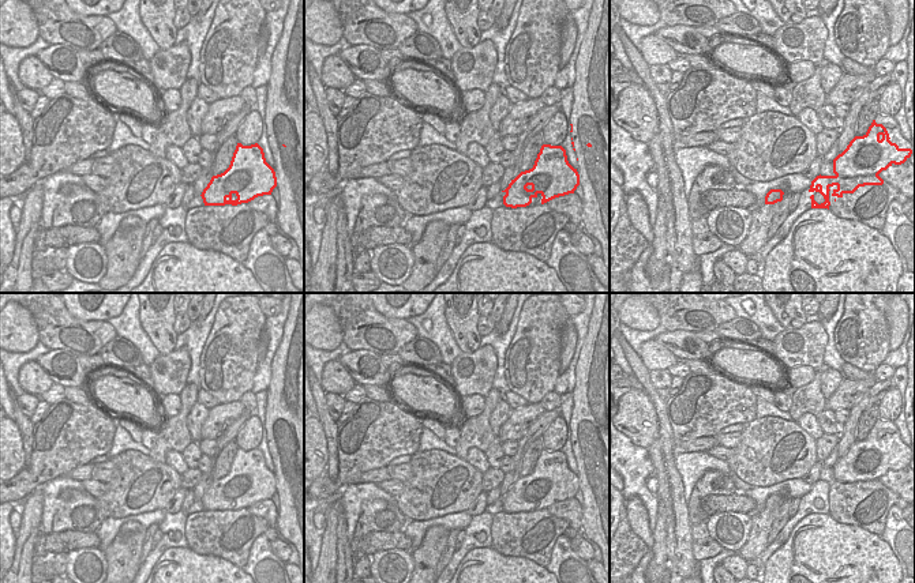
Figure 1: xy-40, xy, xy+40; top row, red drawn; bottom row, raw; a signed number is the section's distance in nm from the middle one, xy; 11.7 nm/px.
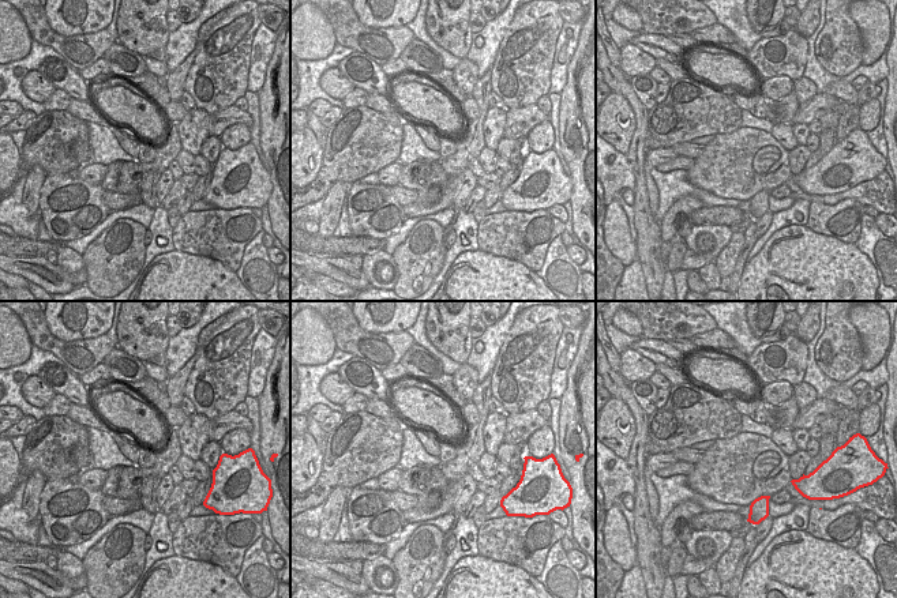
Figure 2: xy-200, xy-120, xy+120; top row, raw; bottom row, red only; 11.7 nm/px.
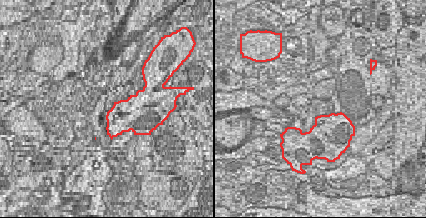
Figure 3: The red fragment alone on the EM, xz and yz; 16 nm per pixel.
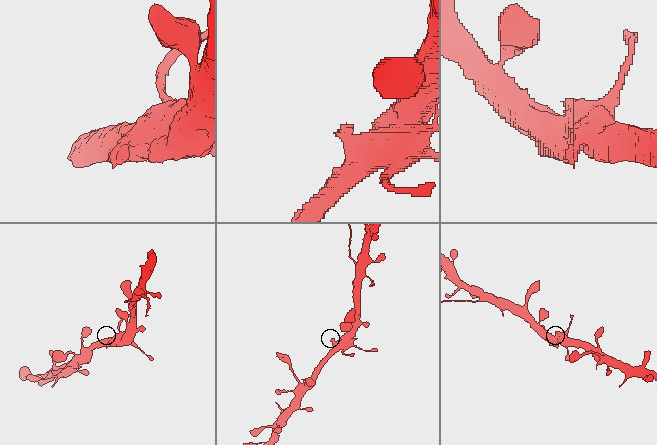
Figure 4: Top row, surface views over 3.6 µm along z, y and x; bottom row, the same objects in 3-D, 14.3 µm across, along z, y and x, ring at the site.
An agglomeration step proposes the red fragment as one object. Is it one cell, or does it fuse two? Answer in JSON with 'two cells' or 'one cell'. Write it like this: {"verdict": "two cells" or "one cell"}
{"verdict": "one cell"}

